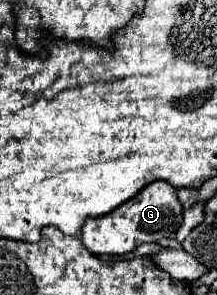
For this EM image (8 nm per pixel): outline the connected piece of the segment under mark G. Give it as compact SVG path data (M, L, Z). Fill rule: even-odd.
M158 180L148 184L134 200L124 202L112 214L88 218L88 222L82 226L82 242L92 254L128 254L136 250L140 244L146 242L158 242L166 236L174 236L178 226L182 224L182 204L178 202L176 188L172 188L168 182Z

